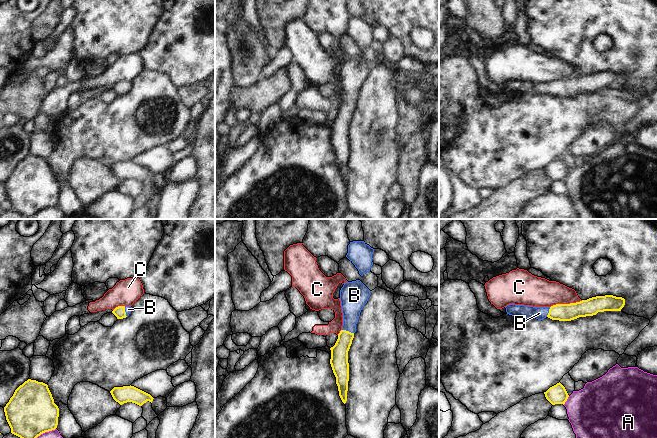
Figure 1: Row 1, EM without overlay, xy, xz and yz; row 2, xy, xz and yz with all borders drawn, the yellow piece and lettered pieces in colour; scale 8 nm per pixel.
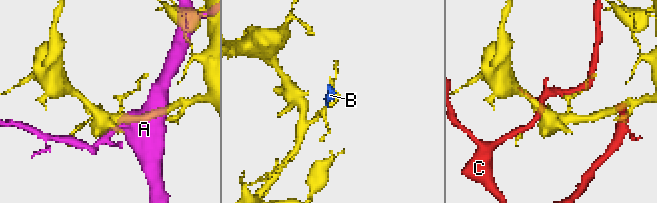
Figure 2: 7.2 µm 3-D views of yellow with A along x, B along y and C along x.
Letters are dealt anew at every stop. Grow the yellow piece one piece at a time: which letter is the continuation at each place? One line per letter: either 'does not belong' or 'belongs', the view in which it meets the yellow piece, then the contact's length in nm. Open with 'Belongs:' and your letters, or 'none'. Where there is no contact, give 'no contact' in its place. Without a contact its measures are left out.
Belongs: B
A: does not belong | yz | 90 nm
B: belongs | xz | 100 nm
C: does not belong | yz | 280 nm

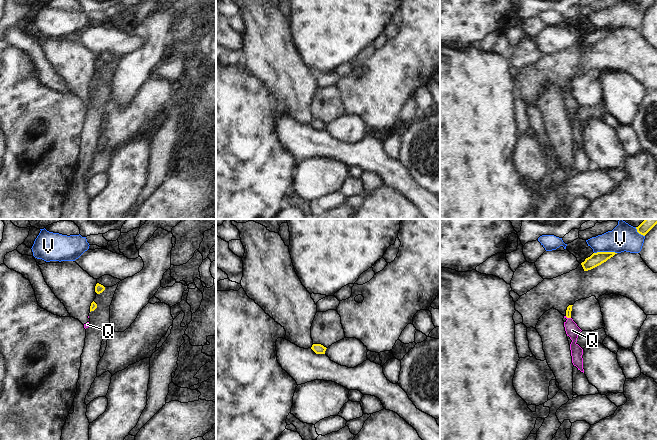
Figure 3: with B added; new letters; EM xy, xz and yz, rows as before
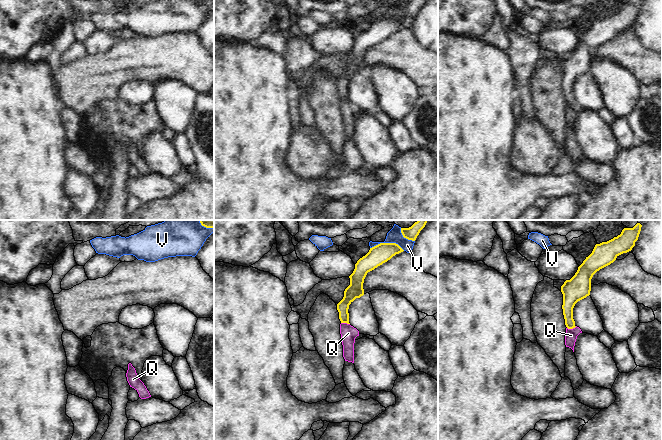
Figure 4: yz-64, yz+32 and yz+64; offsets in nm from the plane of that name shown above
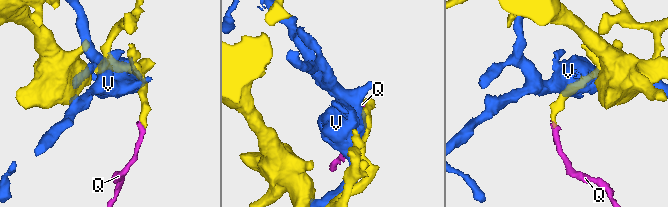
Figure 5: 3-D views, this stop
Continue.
Belongs: none
Q: does not belong | yz | 50 nm
V: does not belong | yz | 180 nm

